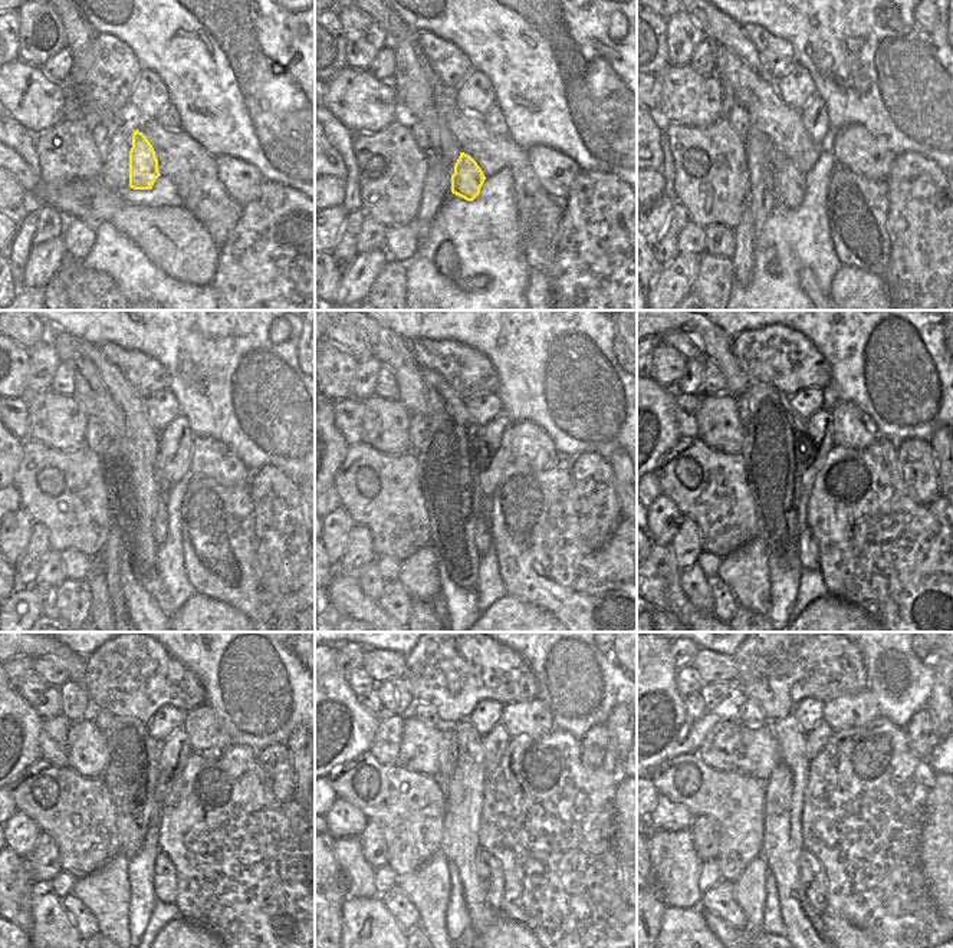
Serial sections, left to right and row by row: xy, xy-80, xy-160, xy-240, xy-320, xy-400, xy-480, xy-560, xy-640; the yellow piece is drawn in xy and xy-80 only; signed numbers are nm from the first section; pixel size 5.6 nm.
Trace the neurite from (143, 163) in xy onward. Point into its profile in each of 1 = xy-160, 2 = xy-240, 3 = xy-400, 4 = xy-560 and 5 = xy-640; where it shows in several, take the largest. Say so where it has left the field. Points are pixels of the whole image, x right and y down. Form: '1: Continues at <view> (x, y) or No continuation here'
1: Continues at xy-160 (789, 181)
2: Continues at xy-240 (160, 519)
3: Continues at xy-400 (808, 552)
4: Continues at xy-560 (489, 871)
5: Continues at xy-640 (811, 872)

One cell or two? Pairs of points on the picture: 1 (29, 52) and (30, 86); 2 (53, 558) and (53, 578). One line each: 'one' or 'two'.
1: two
2: one

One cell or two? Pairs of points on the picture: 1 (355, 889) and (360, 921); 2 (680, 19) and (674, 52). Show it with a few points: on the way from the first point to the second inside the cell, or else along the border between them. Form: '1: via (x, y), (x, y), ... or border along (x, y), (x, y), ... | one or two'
1: border along (375, 895), (348, 899) | two
2: via (680, 28), (680, 43) | one

